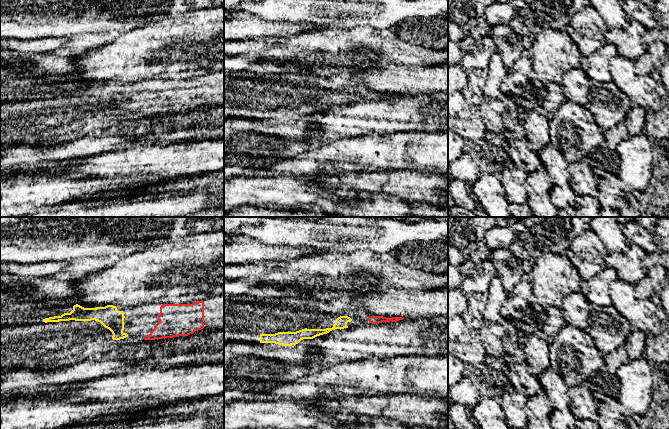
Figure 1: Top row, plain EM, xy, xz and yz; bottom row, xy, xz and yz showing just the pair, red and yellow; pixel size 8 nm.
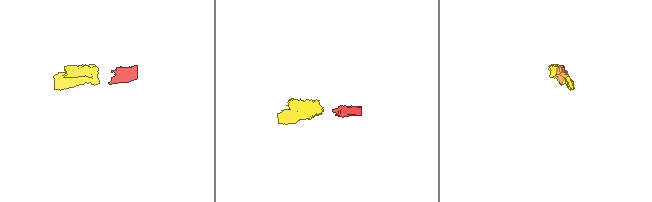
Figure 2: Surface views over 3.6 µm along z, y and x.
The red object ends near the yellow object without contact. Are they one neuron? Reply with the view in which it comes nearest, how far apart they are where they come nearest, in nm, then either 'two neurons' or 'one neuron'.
view xy; gap 140 nm; one neuron

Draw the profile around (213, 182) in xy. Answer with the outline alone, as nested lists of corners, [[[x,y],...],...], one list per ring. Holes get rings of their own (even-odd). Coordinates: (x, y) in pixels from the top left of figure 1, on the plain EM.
[[[224,170],[218,172],[209,172],[207,174],[199,174],[196,176],[187,176],[176,178],[164,185],[153,185],[144,187],[138,191],[124,191],[120,193],[111,193],[106,197],[90,199],[91,204],[106,203],[109,199],[131,199],[133,197],[149,198],[153,195],[161,193],[183,193],[192,192],[220,193],[224,192]]]

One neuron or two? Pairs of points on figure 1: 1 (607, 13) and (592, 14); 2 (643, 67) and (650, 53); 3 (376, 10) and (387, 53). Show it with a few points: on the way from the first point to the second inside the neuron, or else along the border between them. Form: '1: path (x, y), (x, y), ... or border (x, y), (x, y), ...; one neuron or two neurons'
1: border (595, 10), (606, 24); two neurons
2: path (645, 64), (650, 59), (650, 56); one neuron
3: border (358, 25), (369, 25), (381, 30), (391, 29); two neurons

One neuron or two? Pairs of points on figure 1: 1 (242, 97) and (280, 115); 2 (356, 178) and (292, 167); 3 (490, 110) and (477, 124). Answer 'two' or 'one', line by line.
1: one
2: two
3: two

